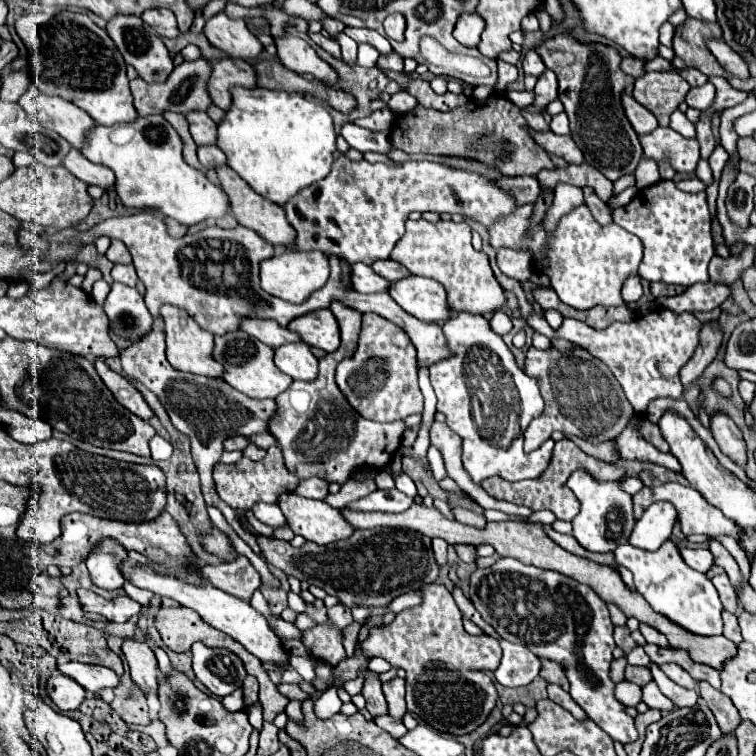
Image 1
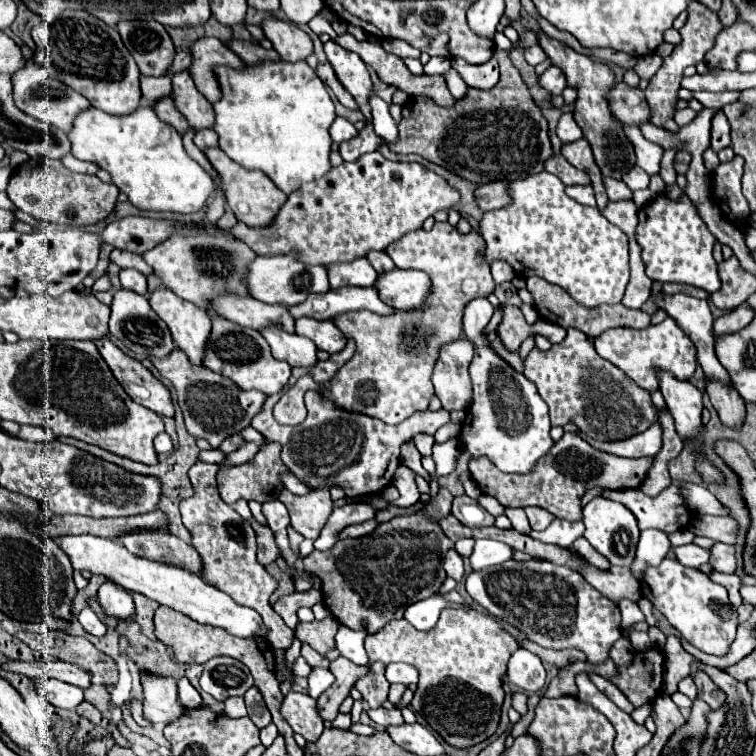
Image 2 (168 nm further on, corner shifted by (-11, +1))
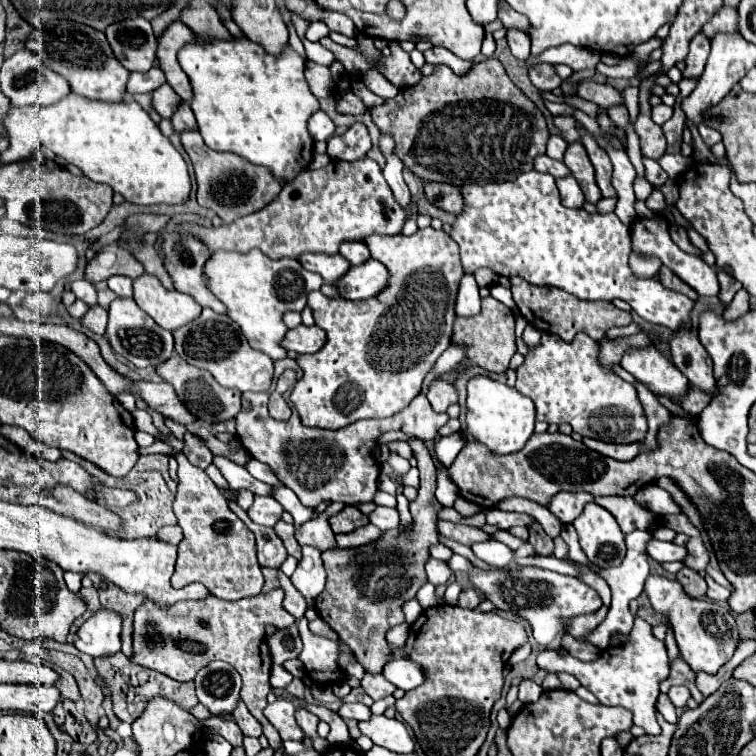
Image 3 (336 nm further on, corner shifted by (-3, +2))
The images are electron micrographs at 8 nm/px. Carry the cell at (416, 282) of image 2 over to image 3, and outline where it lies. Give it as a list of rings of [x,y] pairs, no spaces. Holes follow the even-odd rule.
[[[369,259],[363,265],[351,265],[351,273],[339,281],[343,299],[369,299],[387,285],[387,269],[383,263]]]

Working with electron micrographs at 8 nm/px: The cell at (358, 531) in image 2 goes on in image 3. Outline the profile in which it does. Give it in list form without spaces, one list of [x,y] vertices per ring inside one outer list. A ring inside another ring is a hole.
[[[365,525],[353,533],[347,533],[347,535],[337,535],[337,545],[341,549],[351,549],[351,547],[363,547],[363,545],[369,545],[373,541],[377,541],[381,537],[381,531],[375,527],[375,525]]]

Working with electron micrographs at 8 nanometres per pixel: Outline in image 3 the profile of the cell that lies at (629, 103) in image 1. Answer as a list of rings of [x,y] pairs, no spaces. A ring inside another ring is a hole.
[[[581,81],[577,85],[577,95],[585,101],[591,101],[603,109],[609,109],[617,103],[623,103],[623,97],[617,89],[613,89],[607,83],[595,83],[595,81]]]

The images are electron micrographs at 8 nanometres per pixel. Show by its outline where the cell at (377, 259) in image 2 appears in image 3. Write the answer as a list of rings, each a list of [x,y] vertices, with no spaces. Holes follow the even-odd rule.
[[[345,241],[339,247],[339,255],[347,257],[347,261],[351,261],[351,265],[361,265],[363,261],[367,261],[371,257],[367,251],[367,245],[361,241]]]

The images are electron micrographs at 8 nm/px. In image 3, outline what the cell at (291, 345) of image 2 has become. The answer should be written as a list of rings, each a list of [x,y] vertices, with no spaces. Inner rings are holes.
[[[259,249],[249,253],[213,251],[203,267],[203,275],[207,287],[227,307],[227,317],[241,327],[249,345],[263,351],[273,361],[287,357],[287,351],[281,347],[281,341],[287,333],[283,313],[295,311],[293,307],[305,307],[307,293],[323,285],[323,279],[303,269],[299,261],[289,257],[271,259]]]

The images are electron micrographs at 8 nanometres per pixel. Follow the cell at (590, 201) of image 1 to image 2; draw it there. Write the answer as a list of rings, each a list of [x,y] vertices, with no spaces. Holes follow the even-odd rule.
[[[581,138],[579,142],[571,142],[571,144],[563,144],[561,148],[563,156],[579,170],[585,170],[589,176],[591,176],[591,186],[595,190],[595,198],[597,202],[597,208],[603,210],[609,202],[607,194],[605,194],[605,186],[603,186],[603,180],[601,180],[601,170],[599,166],[595,164],[593,160],[593,152],[591,152],[591,146],[585,138]]]

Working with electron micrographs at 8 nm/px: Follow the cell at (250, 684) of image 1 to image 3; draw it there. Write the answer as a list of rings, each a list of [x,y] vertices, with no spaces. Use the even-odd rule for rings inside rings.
[[[239,701],[235,713],[233,713],[233,719],[237,721],[237,725],[241,727],[241,731],[245,735],[251,735],[251,737],[261,737],[261,725],[259,721],[249,713],[249,709],[245,707],[243,701]]]

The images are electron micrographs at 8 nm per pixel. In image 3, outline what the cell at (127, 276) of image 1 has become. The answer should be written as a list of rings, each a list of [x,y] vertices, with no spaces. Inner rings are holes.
[[[115,275],[115,277],[109,277],[107,281],[109,289],[117,295],[117,297],[131,297],[133,295],[133,281],[123,277],[123,275]]]

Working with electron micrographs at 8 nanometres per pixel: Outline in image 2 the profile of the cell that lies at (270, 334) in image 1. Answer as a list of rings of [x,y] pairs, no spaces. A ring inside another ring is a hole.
[[[219,296],[213,300],[213,308],[219,316],[225,316],[239,326],[263,330],[263,326],[279,326],[287,332],[295,332],[293,316],[279,304],[271,306],[259,302],[255,298],[239,298],[239,296]]]

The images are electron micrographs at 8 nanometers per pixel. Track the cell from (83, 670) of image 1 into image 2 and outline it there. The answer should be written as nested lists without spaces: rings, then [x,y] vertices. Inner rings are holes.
[[[53,660],[53,662],[9,662],[5,664],[7,670],[25,674],[29,678],[55,678],[69,682],[73,686],[81,686],[83,690],[91,686],[91,674],[85,674],[85,670],[79,670],[79,666],[73,666],[63,660]]]

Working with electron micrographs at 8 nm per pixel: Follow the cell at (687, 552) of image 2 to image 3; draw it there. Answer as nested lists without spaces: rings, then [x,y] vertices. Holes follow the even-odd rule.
[[[653,539],[651,543],[647,543],[647,555],[653,557],[655,561],[663,563],[663,561],[681,561],[687,555],[687,551],[685,551],[685,547],[679,547],[675,543]]]

